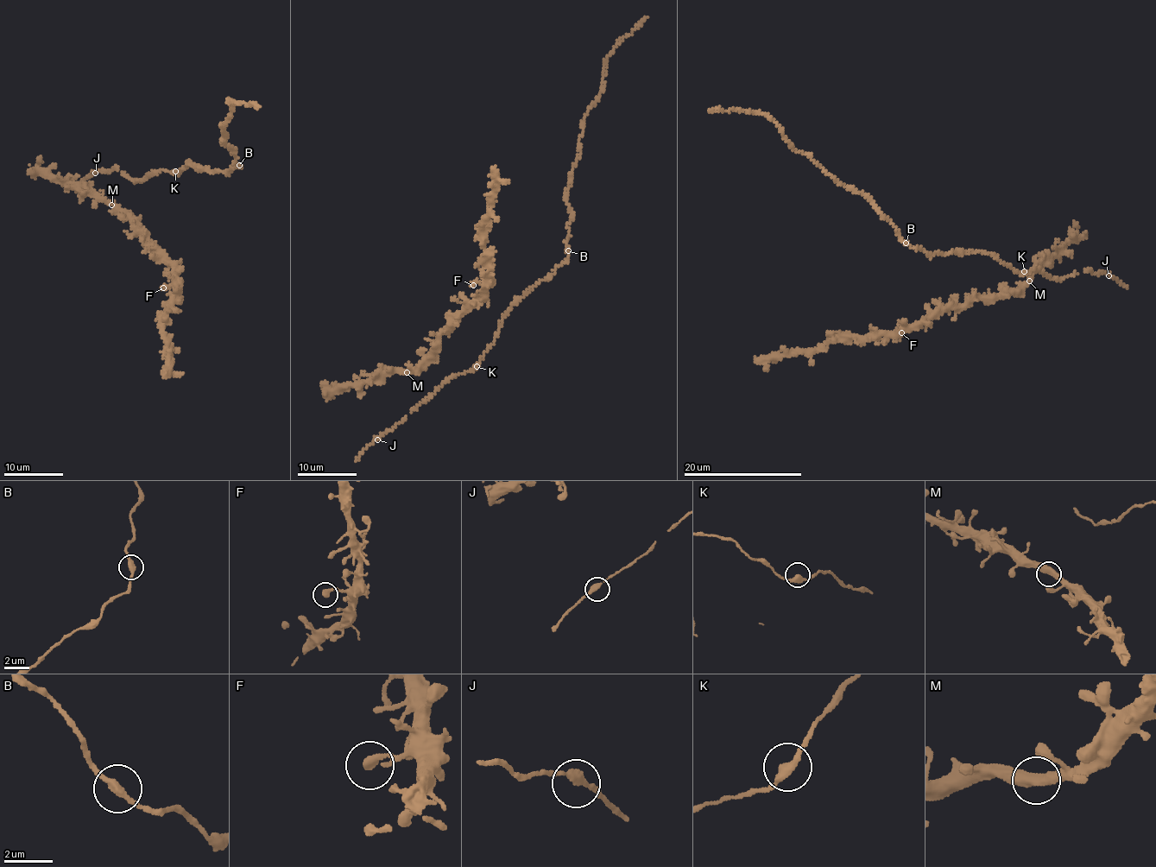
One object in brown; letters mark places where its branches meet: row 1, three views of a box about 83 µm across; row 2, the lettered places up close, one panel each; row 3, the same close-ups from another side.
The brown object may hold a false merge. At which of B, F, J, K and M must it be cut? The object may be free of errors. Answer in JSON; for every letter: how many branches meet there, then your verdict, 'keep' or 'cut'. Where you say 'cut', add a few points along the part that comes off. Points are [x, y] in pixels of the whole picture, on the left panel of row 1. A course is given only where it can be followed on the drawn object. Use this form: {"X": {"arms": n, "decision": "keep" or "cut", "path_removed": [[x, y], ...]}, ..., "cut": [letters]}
{"B": {"arms": 2, "decision": "keep"}, "F": {"arms": 1, "decision": "keep"}, "J": {"arms": 2, "decision": "keep"}, "K": {"arms": 2, "decision": "keep"}, "M": {"arms": 2, "decision": "keep"}, "cut": []}

